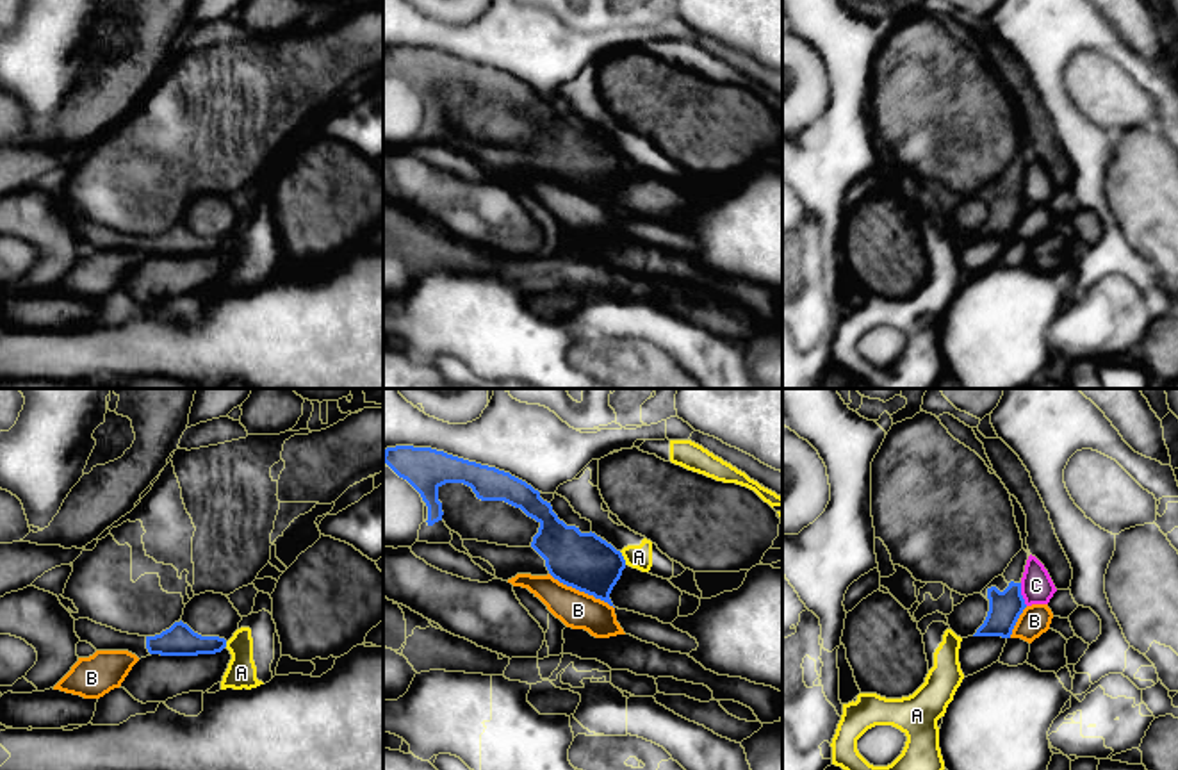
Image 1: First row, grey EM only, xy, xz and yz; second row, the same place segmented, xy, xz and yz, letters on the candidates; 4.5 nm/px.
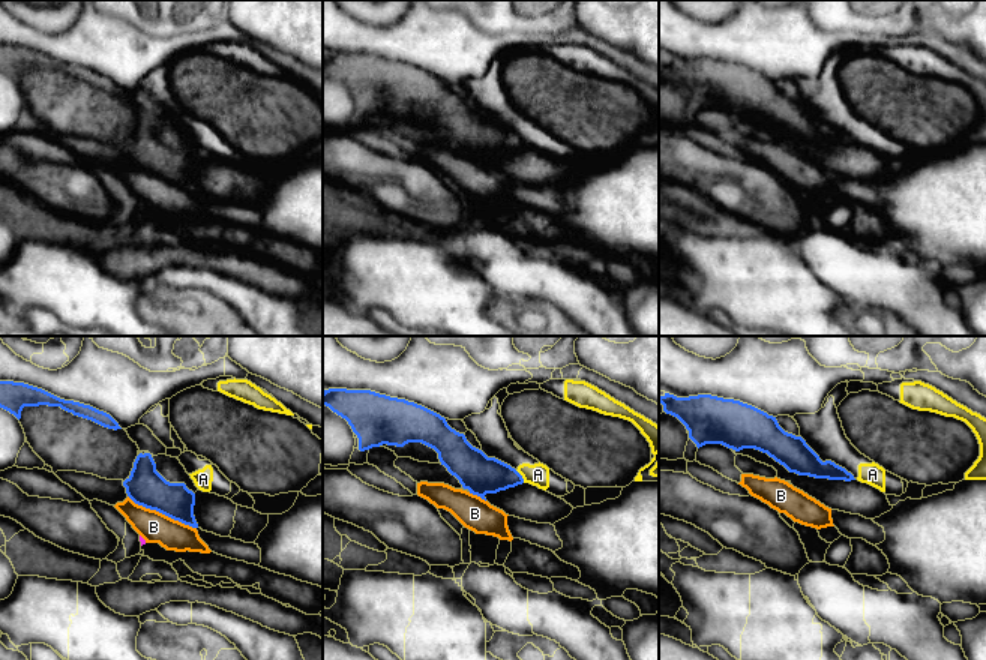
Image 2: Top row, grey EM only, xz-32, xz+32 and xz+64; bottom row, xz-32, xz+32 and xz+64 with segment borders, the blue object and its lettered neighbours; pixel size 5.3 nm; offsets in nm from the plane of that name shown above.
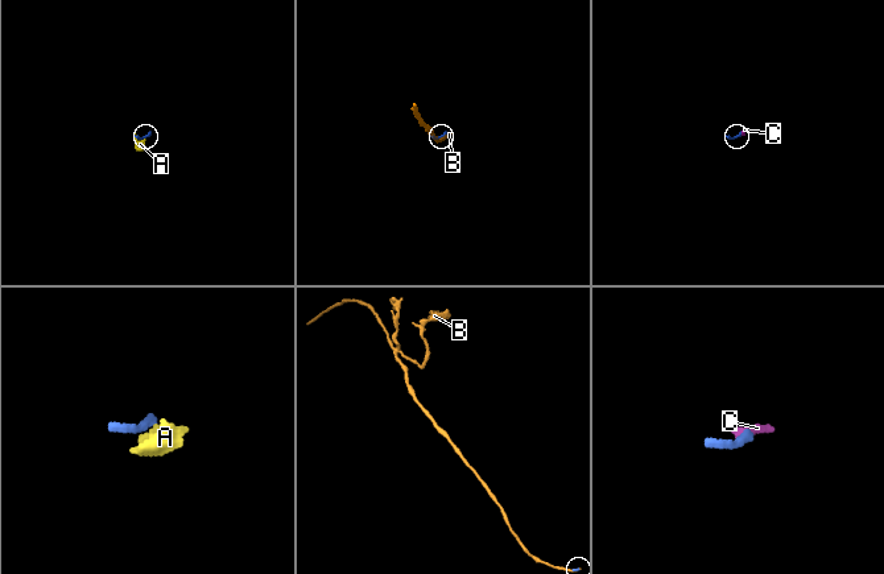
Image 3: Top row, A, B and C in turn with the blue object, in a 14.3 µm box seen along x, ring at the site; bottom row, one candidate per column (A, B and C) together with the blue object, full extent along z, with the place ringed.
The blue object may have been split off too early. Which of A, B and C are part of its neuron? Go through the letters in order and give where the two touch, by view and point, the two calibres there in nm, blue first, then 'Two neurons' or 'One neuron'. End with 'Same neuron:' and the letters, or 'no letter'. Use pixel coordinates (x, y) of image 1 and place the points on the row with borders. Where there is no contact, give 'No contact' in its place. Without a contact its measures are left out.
A: Touches blue at xz (622, 558). Thickness 260 nm (blue) against 110 nm. Two neurons
B: Touches blue at xz (581, 590). Thickness 260 nm (blue) against 170 nm. Two neurons
C: Touches blue at yz (1020, 594). Thickness 150 nm (blue) against 140 nm. Two neurons
Same neuron: no letter

